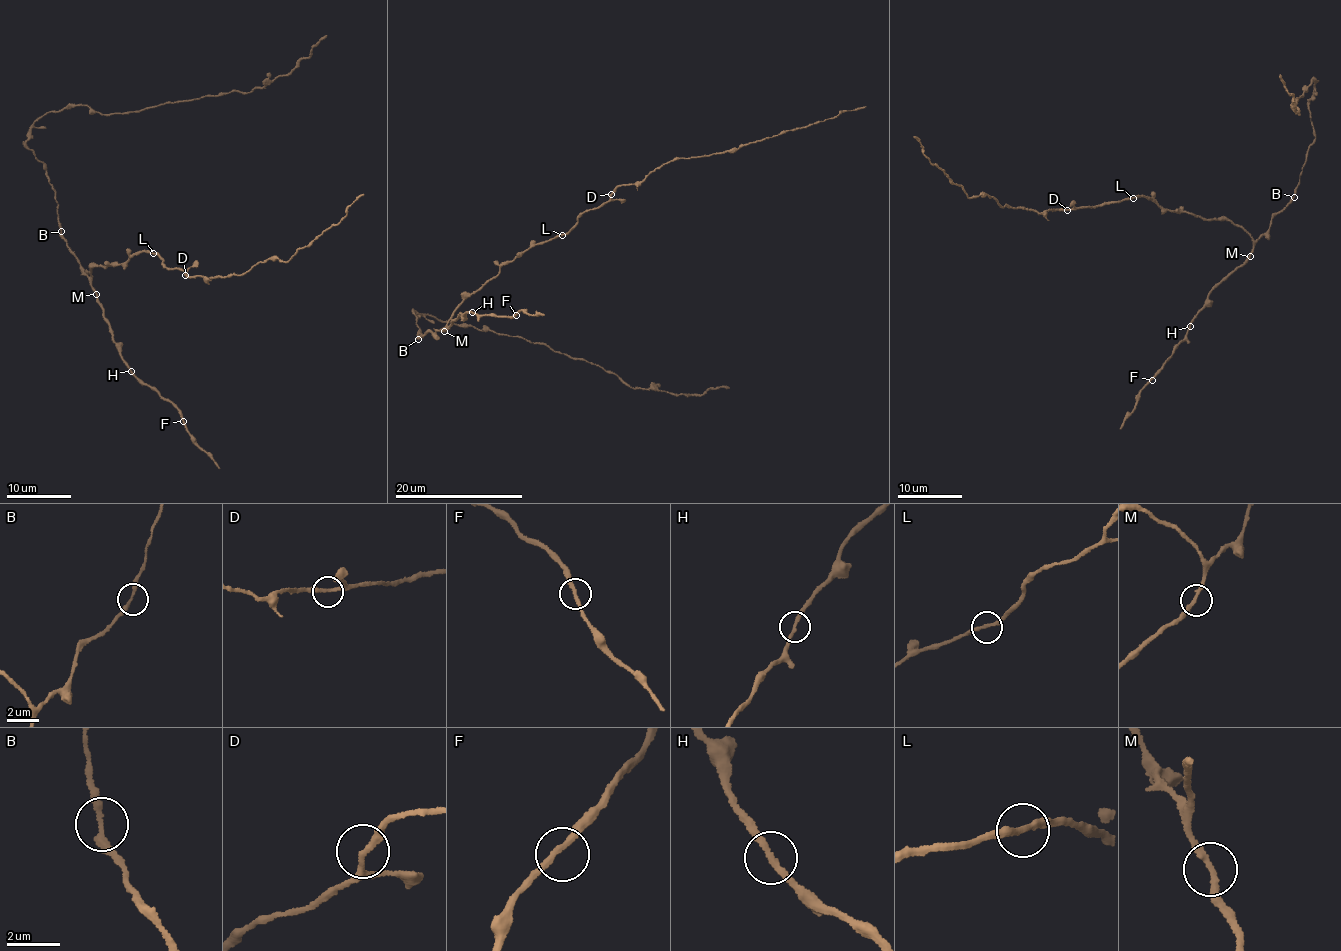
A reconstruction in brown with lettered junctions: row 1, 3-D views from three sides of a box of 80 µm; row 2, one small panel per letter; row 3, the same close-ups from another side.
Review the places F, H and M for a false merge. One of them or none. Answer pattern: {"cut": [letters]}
{"cut": []}

